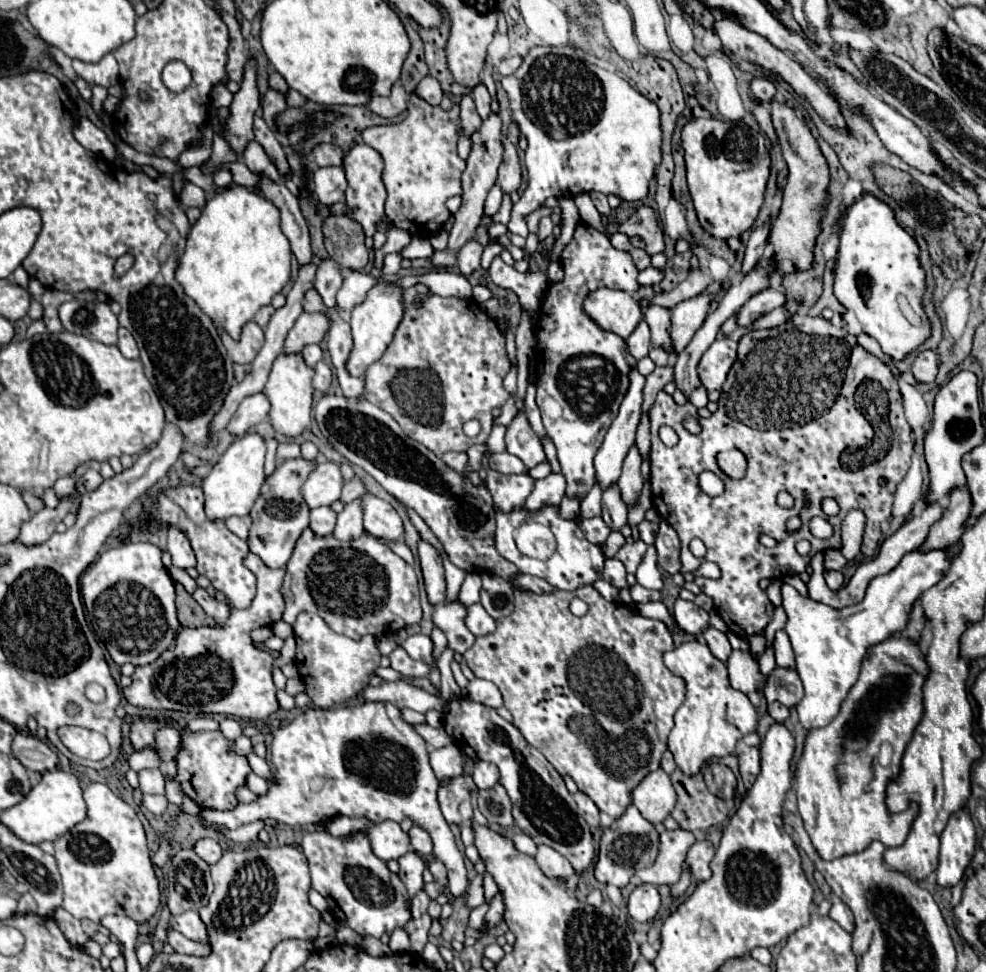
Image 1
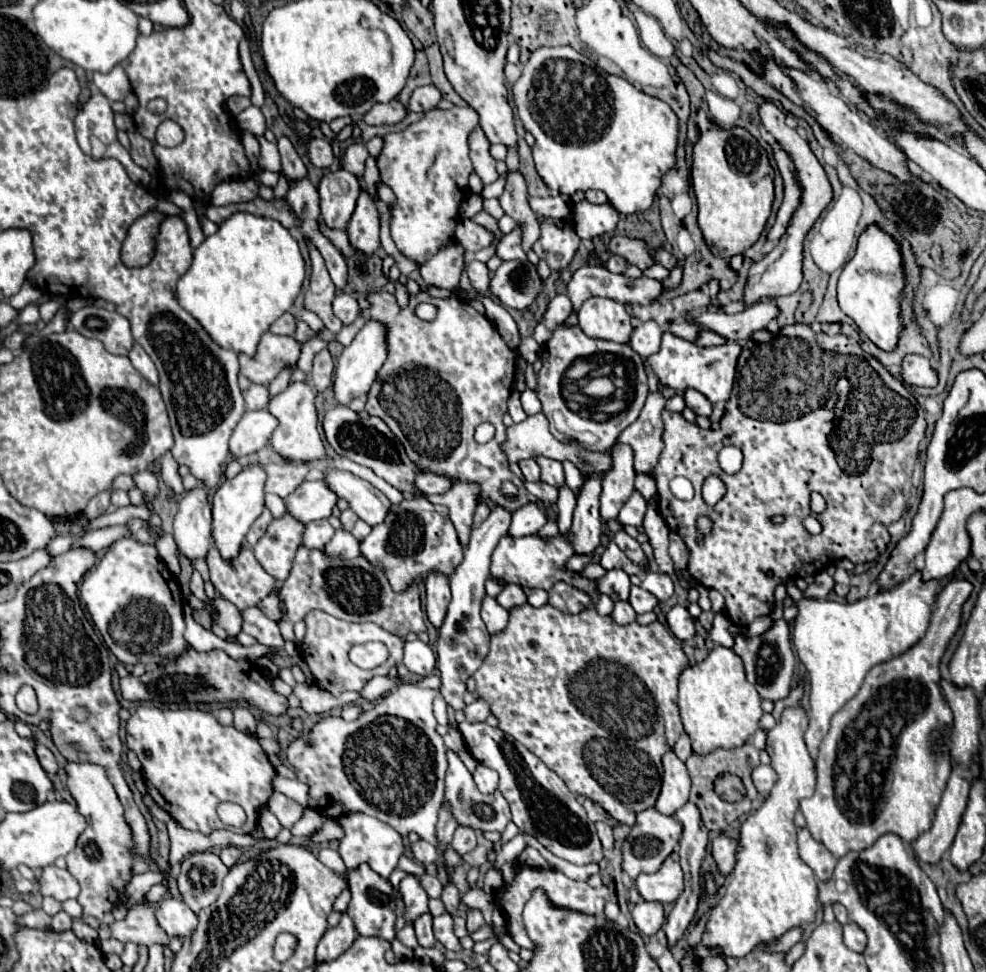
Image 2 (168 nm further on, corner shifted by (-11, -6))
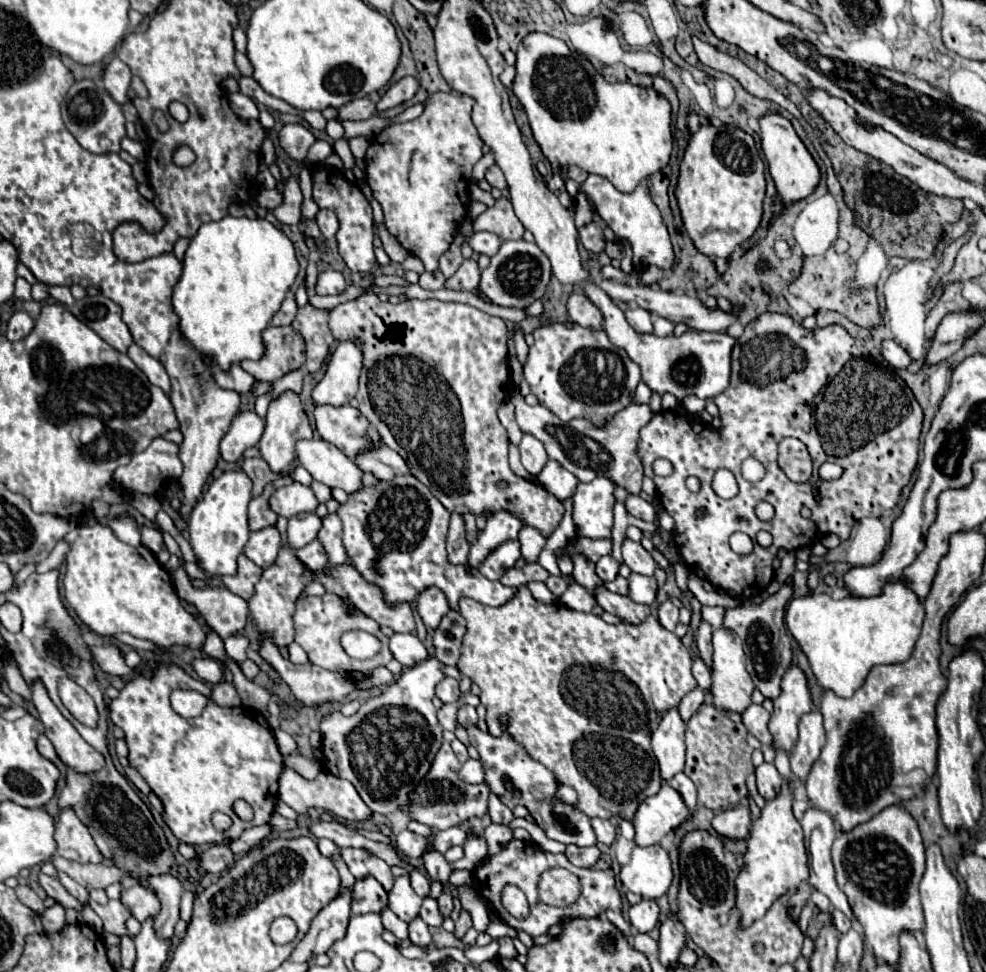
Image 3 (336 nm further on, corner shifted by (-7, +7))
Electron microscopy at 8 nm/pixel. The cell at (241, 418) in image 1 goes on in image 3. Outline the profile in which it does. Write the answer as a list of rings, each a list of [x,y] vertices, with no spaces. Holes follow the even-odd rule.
[[[253,410],[237,414],[229,426],[229,432],[221,440],[221,458],[225,462],[237,462],[247,448],[259,442],[263,430],[265,420],[259,418]]]

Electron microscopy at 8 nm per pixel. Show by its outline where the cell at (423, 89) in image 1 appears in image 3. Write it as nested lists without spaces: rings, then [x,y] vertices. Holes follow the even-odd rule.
[[[401,78],[399,82],[395,82],[377,102],[377,110],[387,110],[393,108],[397,104],[403,104],[405,100],[411,100],[417,92],[417,78]]]

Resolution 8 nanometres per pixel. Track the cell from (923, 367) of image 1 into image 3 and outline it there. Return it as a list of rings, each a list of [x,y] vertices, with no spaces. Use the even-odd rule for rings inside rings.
[[[893,340],[881,342],[881,354],[893,368],[907,368],[911,364],[911,356]]]

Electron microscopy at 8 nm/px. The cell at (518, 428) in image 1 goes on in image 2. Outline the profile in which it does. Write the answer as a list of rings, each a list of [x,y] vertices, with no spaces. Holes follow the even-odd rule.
[[[535,457],[535,463],[541,467],[541,481],[561,487],[565,483],[565,475],[563,475],[563,467],[559,461],[547,459],[547,457]]]

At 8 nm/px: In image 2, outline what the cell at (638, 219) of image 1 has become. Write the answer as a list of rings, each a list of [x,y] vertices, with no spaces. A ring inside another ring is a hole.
[[[613,237],[609,241],[609,247],[615,255],[625,257],[631,265],[637,265],[639,269],[649,269],[653,267],[655,259],[651,255],[651,249],[643,239],[631,239],[631,237]]]

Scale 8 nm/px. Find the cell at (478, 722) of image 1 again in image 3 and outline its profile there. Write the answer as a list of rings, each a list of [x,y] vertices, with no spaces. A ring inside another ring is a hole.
[[[467,728],[467,732],[469,732],[469,742],[477,748],[481,756],[485,782],[507,808],[515,808],[517,804],[527,806],[529,814],[535,818],[539,828],[557,842],[575,844],[575,846],[597,844],[595,832],[591,828],[591,820],[583,812],[577,812],[577,808],[573,808],[571,804],[563,804],[555,800],[557,782],[553,780],[553,774],[547,768],[541,768],[541,764],[537,764],[535,760],[529,760],[521,744],[517,744],[507,734],[495,738],[495,736],[489,736],[489,732],[481,732],[479,728]]]

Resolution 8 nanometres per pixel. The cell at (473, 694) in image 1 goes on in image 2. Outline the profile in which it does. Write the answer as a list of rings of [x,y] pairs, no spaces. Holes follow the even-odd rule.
[[[477,697],[471,705],[465,707],[465,715],[467,715],[467,721],[485,721],[491,715],[489,703],[483,697]]]

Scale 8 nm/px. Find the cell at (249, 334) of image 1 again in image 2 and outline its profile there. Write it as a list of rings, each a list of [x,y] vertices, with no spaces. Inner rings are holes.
[[[267,331],[261,337],[257,353],[253,357],[239,353],[241,373],[253,383],[269,385],[287,363],[297,363],[299,351],[301,345],[293,337],[273,335]]]

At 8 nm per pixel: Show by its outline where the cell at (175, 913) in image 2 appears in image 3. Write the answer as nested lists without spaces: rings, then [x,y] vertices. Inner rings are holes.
[[[141,886],[125,888],[121,892],[121,902],[131,912],[131,916],[137,918],[139,922],[147,920],[149,916],[155,916],[161,906],[157,900],[157,894],[149,892],[147,888],[141,888]]]

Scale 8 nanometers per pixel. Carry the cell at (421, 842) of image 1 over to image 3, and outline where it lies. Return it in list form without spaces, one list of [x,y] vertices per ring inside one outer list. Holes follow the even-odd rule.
[[[401,830],[395,836],[395,848],[403,858],[421,858],[427,848],[427,840],[409,830]]]

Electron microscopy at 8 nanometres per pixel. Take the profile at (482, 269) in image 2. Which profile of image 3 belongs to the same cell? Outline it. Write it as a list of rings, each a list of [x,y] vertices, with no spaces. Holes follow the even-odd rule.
[[[463,260],[461,268],[451,278],[447,278],[445,288],[447,290],[475,290],[479,280],[481,280],[481,272],[479,272],[477,262],[475,260]]]

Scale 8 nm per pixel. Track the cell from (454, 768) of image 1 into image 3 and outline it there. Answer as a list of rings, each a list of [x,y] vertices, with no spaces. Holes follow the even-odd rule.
[[[425,852],[423,854],[423,862],[425,862],[425,870],[427,870],[427,874],[429,874],[429,878],[431,880],[439,880],[441,884],[443,884],[443,892],[445,894],[451,894],[451,890],[449,890],[449,876],[451,876],[451,868],[449,868],[449,864],[447,864],[447,860],[443,858],[443,854],[439,854],[439,852]]]

